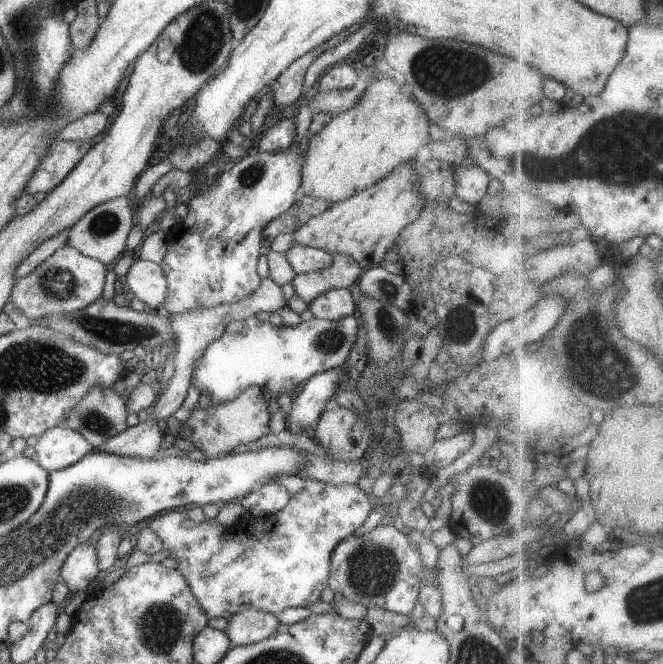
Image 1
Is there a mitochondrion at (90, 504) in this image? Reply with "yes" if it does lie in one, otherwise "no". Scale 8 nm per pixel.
yes

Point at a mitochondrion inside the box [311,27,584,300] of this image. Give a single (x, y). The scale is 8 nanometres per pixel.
(443, 71)

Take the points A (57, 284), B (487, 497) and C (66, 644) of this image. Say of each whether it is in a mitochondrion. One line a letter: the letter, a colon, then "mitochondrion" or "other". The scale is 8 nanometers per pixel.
A: mitochondrion
B: mitochondrion
C: other

